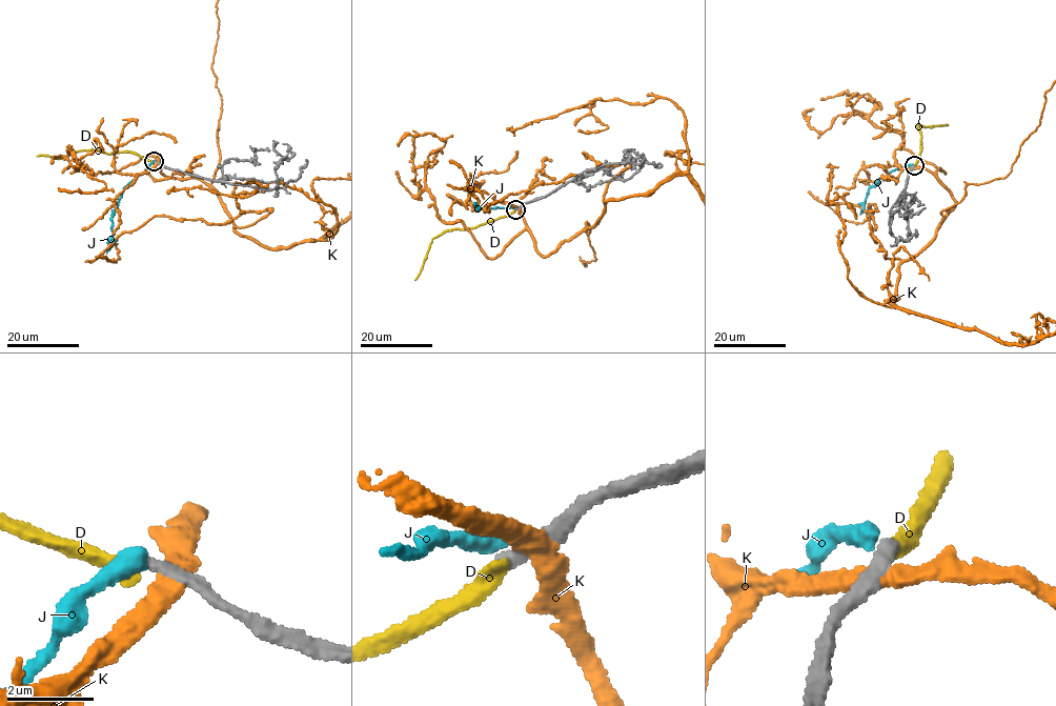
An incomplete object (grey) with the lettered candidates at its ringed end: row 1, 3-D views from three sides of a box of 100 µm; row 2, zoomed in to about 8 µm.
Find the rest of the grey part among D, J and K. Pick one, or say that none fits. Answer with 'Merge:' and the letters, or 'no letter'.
Merge: no letter

